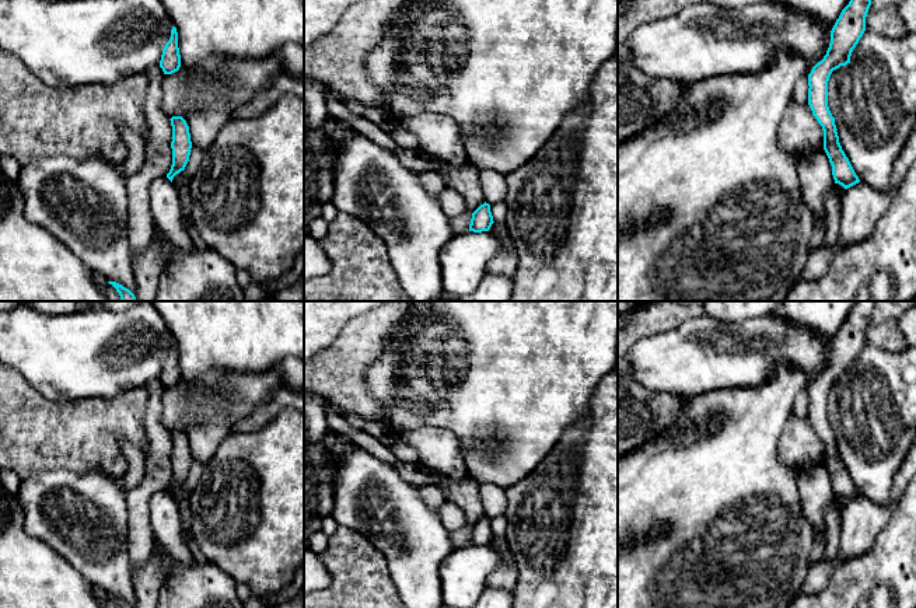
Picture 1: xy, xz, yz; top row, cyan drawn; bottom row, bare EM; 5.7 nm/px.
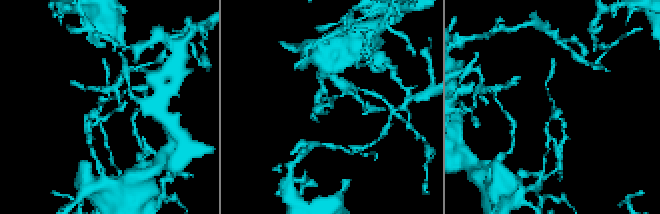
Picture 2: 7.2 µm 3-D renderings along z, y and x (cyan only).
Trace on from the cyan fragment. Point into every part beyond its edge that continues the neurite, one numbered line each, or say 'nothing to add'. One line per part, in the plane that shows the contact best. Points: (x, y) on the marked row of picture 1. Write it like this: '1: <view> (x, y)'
nothing to add

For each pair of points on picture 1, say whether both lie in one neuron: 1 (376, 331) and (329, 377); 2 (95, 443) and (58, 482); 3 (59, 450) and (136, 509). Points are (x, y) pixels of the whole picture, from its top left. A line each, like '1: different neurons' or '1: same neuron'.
1: same neuron
2: different neurons
3: different neurons

